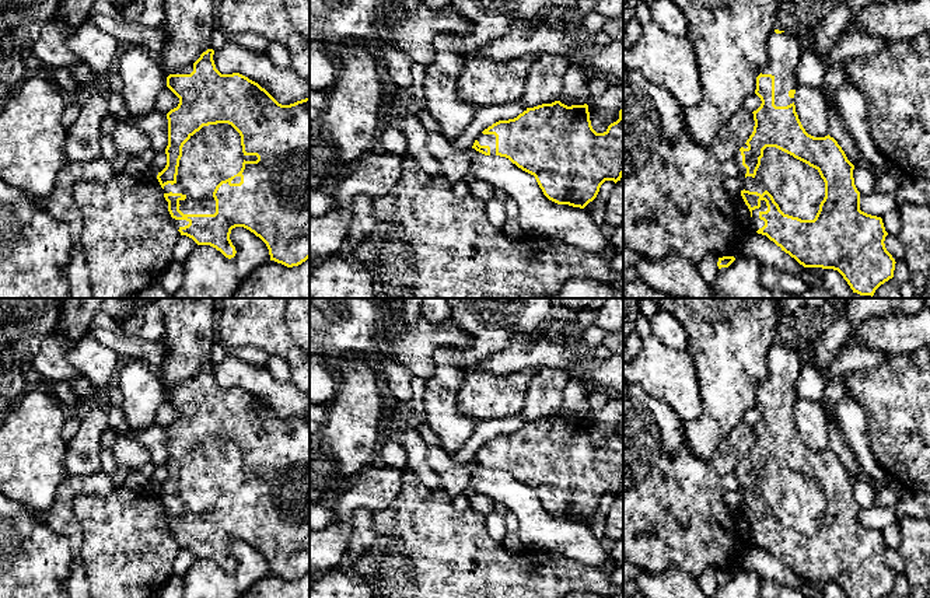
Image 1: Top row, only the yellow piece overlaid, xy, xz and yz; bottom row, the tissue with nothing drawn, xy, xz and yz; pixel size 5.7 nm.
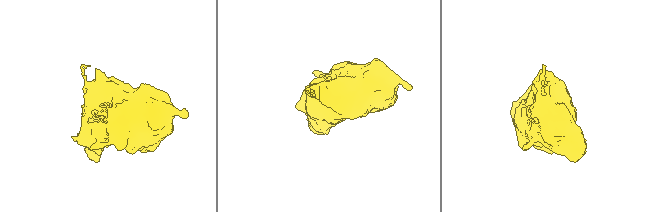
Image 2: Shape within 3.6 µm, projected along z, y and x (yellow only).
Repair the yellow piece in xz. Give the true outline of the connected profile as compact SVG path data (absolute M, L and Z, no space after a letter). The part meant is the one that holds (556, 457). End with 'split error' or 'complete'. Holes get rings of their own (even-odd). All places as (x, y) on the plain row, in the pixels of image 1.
M555 415L527 422L517 431L499 434L485 443L472 462L485 469L506 471L534 489L549 514L584 522L597 511L605 494L616 497L623 489L623 420L619 433L604 447L592 443L587 417L567 420Z; split error

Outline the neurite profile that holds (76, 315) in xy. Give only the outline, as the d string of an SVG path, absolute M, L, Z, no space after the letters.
M63 298L59 310L56 329L73 340L87 336L97 315L104 314L122 321L136 314L136 310L126 298Z

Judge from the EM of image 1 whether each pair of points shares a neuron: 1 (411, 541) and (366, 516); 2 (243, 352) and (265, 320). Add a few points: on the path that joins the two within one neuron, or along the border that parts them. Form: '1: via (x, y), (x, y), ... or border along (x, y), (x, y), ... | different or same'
1: border along (373, 514), (376, 542), (364, 551) | different
2: border along (228, 348), (258, 346), (269, 356) | different

